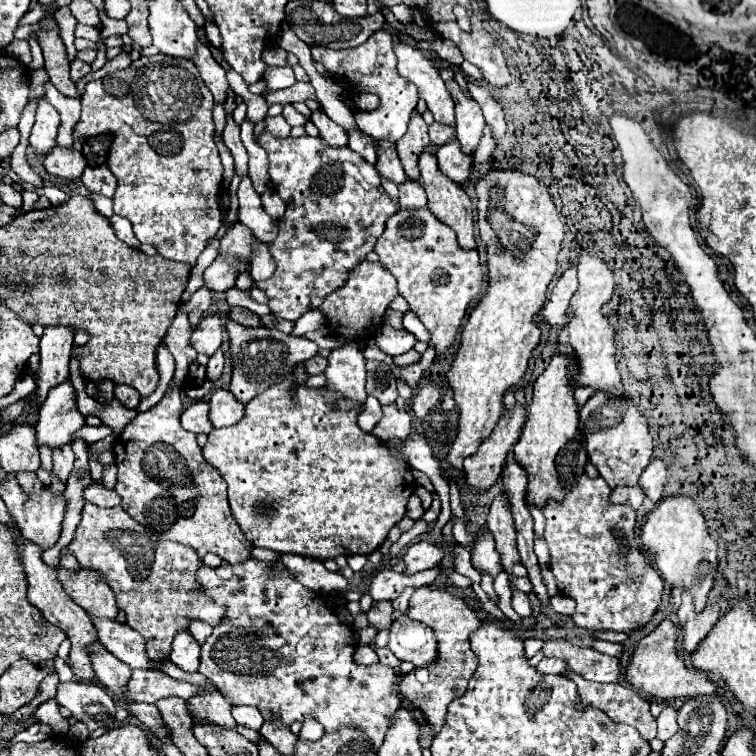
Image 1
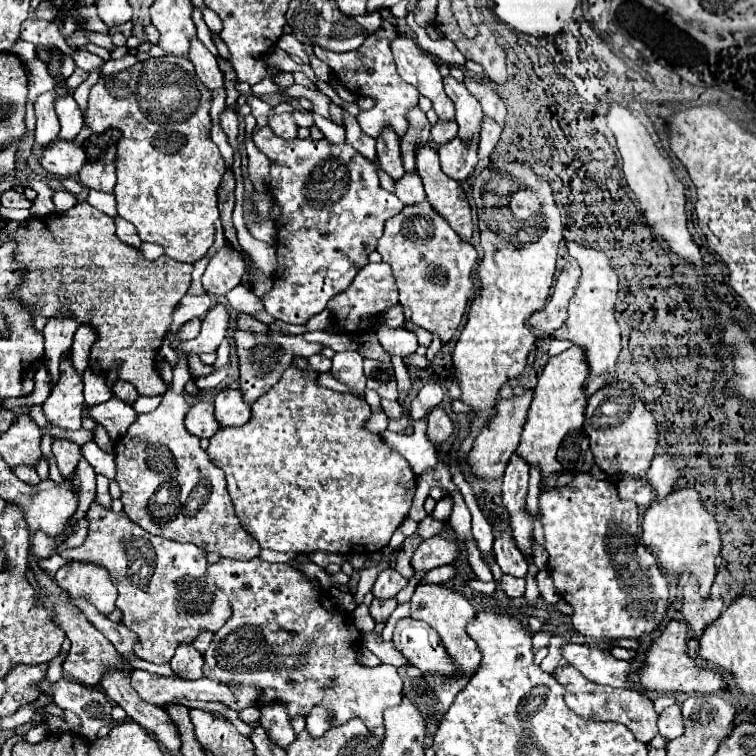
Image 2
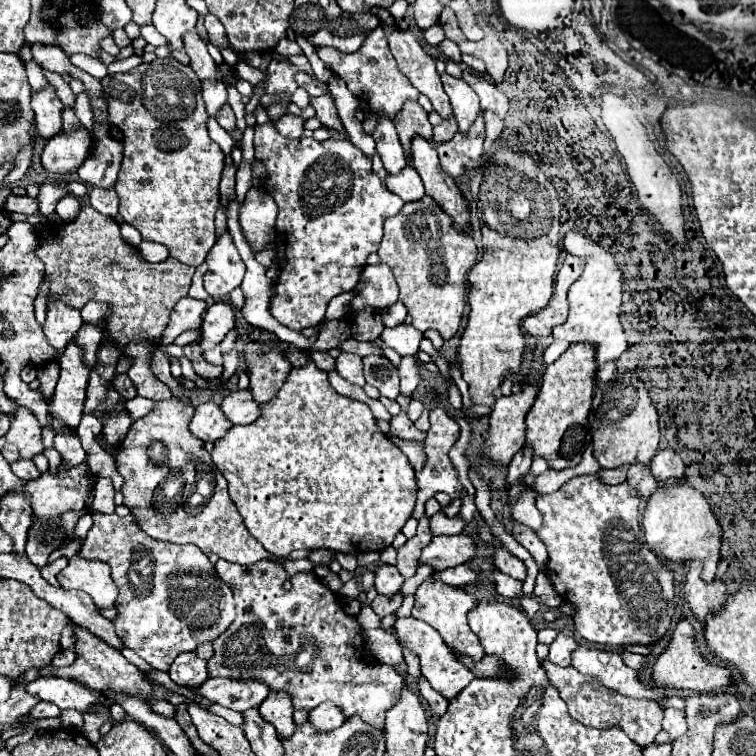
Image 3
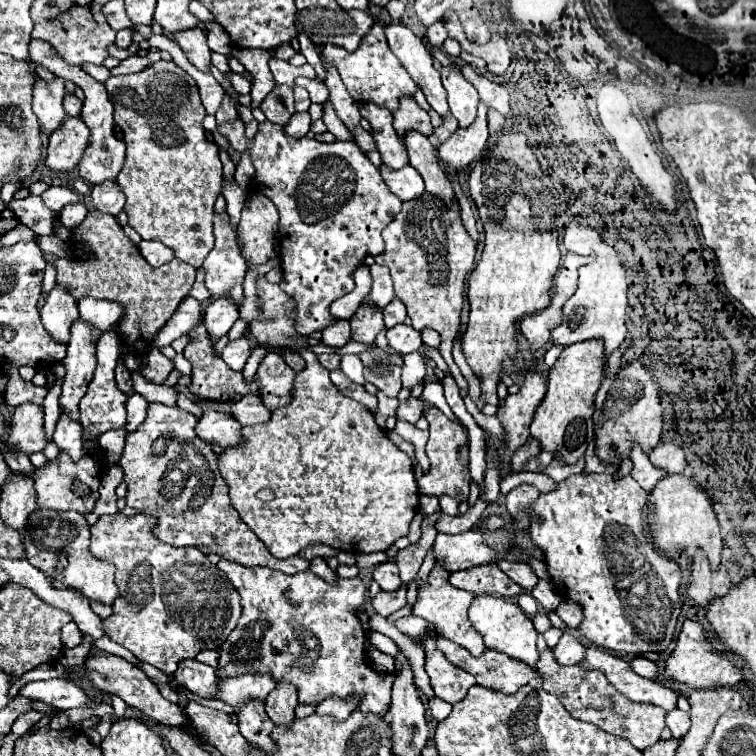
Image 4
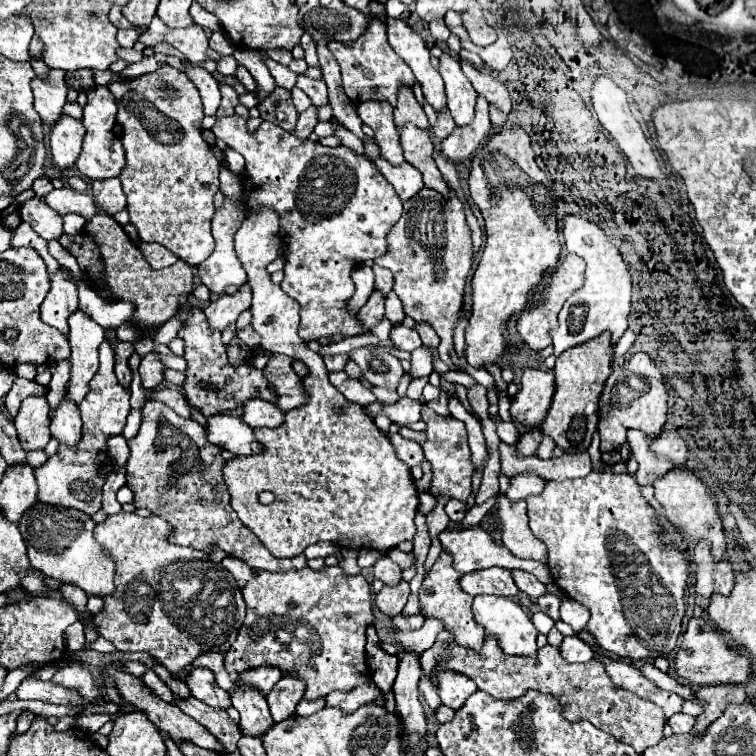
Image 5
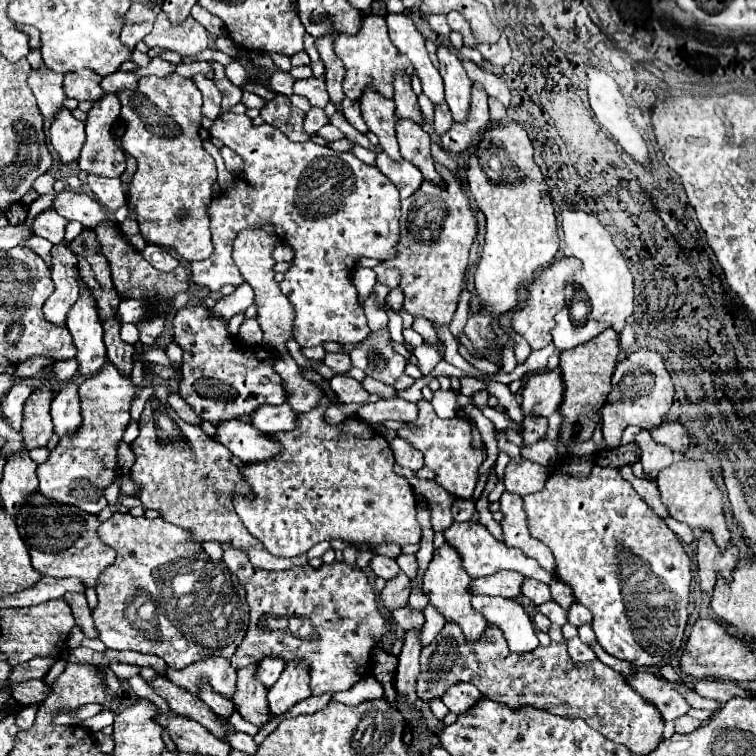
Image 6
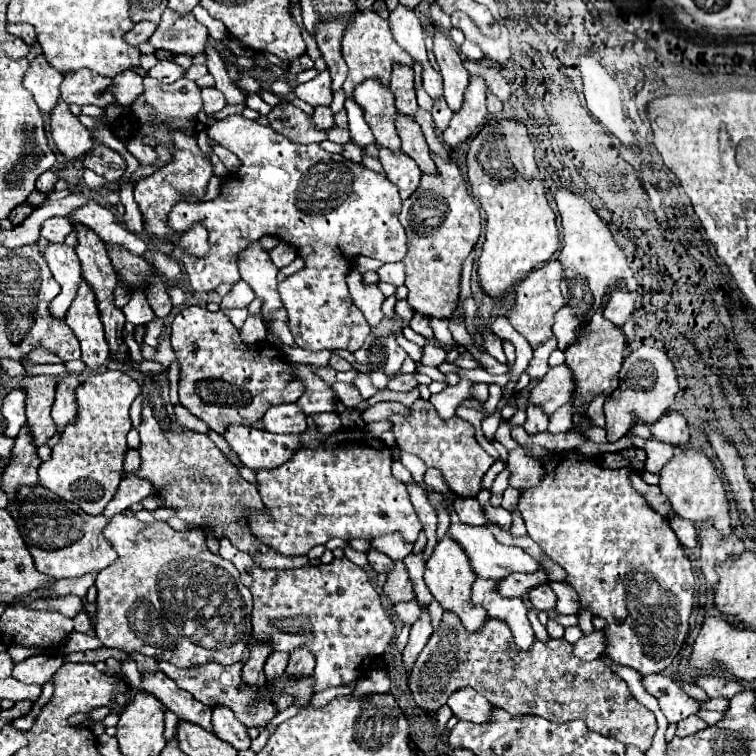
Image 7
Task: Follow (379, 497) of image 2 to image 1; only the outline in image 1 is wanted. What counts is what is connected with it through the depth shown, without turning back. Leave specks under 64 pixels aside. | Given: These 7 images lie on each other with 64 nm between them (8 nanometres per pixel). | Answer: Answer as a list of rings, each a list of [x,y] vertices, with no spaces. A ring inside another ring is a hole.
[[[288,376],[280,384],[274,384],[272,388],[268,388],[266,392],[262,392],[254,400],[250,400],[246,404],[246,414],[244,414],[244,420],[240,420],[240,424],[234,424],[234,426],[228,426],[228,428],[214,428],[208,434],[208,442],[202,448],[204,458],[214,468],[218,468],[222,478],[226,480],[232,514],[234,514],[236,522],[240,524],[242,532],[246,534],[246,538],[254,546],[268,548],[268,550],[282,552],[282,554],[300,554],[300,556],[308,556],[308,558],[314,558],[314,560],[328,560],[328,558],[336,558],[340,554],[342,556],[352,556],[352,554],[368,556],[384,544],[392,526],[396,526],[404,518],[408,498],[412,496],[412,492],[416,488],[412,468],[398,454],[392,454],[380,438],[376,438],[374,434],[364,432],[358,426],[358,414],[362,412],[362,406],[356,406],[352,410],[340,410],[338,408],[340,398],[342,398],[340,392],[322,390],[322,388],[308,388],[304,384],[294,384],[294,378]]]

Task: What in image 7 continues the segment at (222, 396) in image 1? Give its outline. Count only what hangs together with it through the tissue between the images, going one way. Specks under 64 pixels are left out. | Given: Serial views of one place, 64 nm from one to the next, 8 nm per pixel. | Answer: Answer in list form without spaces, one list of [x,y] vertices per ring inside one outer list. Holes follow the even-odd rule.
[[[296,404],[272,406],[264,414],[264,428],[276,434],[302,434],[308,428],[306,414]]]

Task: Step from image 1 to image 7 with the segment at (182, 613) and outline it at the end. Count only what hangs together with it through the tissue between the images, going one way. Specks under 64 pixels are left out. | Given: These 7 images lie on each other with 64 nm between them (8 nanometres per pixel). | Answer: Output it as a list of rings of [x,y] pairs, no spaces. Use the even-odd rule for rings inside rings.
[[[118,514],[110,520],[104,536],[108,536],[118,552],[118,560],[104,568],[96,578],[96,636],[104,646],[140,652],[180,668],[194,668],[208,662],[230,666],[244,658],[244,650],[252,640],[252,596],[240,582],[238,570],[228,560],[208,550],[206,534],[202,530],[176,532],[166,522],[144,524],[136,516]]]

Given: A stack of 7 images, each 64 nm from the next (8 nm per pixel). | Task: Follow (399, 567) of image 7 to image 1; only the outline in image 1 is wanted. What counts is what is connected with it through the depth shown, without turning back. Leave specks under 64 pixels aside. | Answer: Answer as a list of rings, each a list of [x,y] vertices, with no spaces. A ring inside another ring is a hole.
[[[384,600],[384,602],[374,602],[372,608],[366,612],[366,616],[368,616],[368,620],[370,620],[372,626],[376,626],[378,630],[382,630],[382,628],[388,628],[390,626],[392,612],[394,612],[392,602]]]

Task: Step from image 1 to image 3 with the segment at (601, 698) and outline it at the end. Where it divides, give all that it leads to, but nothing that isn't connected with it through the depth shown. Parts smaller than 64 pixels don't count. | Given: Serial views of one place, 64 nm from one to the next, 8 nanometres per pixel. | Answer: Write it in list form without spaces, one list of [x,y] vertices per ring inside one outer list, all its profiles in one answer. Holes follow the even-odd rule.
[[[548,658],[542,660],[542,668],[548,674],[550,684],[560,692],[560,698],[568,704],[568,712],[572,718],[586,726],[594,728],[622,728],[630,740],[634,740],[638,746],[646,748],[654,742],[654,736],[662,730],[662,718],[664,710],[650,700],[628,700],[626,696],[620,696],[618,692],[603,686],[596,678],[580,674],[574,666],[556,666]]]

